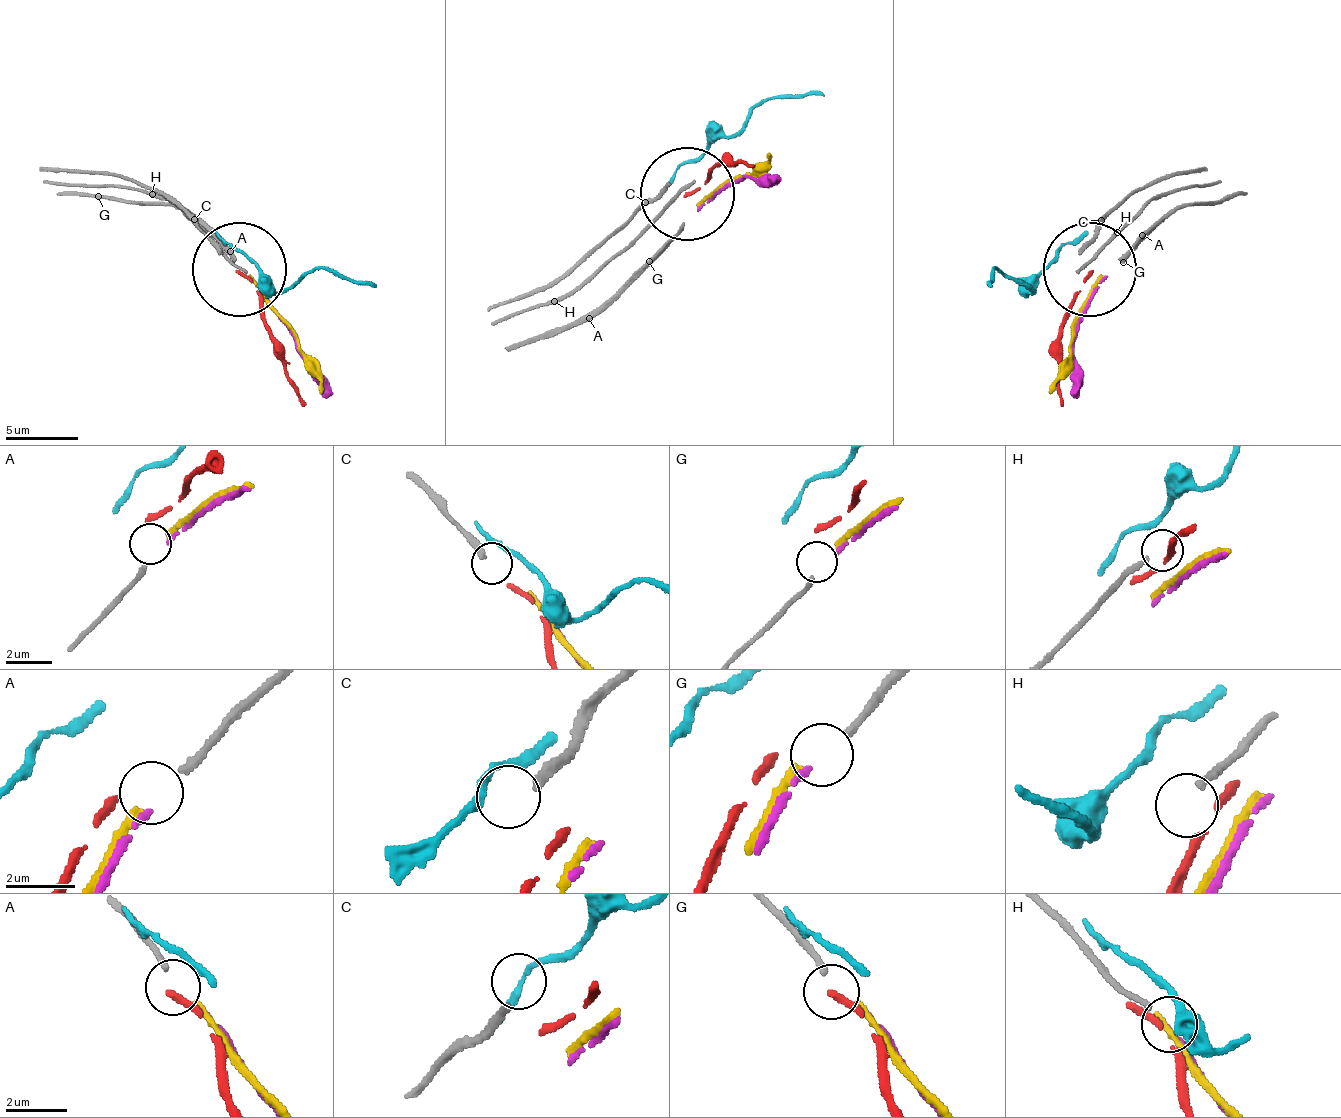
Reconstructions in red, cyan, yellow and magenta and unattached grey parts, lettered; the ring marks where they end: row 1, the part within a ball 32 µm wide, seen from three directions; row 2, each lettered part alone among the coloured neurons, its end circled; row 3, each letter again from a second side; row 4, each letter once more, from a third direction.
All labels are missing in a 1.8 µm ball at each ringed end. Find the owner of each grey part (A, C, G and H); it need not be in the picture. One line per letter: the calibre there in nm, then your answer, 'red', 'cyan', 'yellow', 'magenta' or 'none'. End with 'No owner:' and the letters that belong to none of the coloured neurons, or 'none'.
A: 200 nm | yellow
C: 280 nm | none
G: 190 nm | magenta
H: 200 nm | none
No owner: C, H

